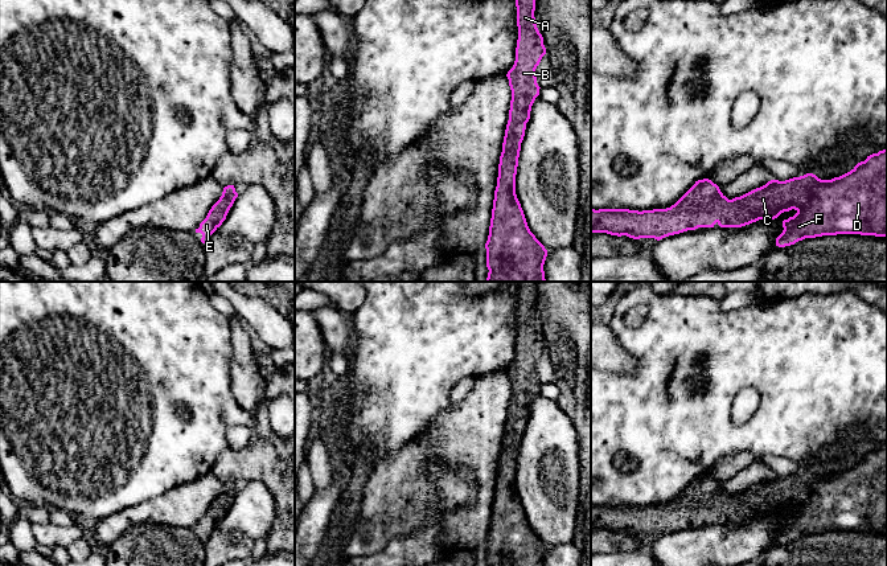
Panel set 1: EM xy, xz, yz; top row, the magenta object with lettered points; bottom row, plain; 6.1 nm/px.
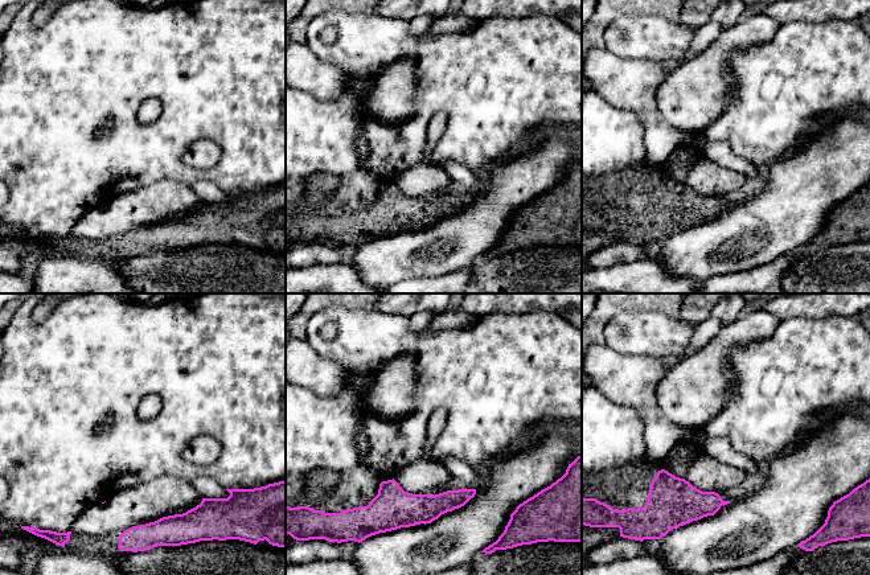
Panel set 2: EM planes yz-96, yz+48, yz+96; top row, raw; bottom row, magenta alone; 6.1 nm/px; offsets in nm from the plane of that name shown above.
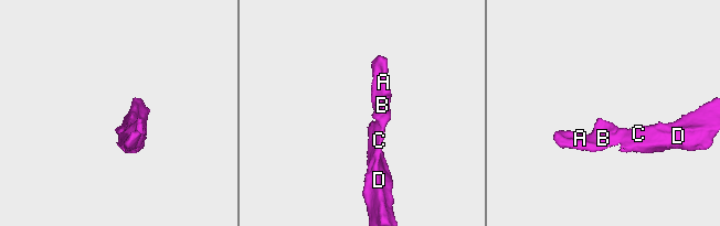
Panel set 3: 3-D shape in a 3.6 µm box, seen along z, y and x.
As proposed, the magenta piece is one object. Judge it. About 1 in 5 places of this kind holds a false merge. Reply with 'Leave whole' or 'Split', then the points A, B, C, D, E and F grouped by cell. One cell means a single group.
Leave whole. Groups: A B C D E F

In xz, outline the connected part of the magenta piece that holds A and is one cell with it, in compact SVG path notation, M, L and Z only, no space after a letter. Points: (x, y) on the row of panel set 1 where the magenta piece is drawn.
M516 0L516 7L518 40L514 65L506 74L512 101L485 243L486 282L546 282L543 264L547 250L530 231L516 194L521 143L541 89L535 69L546 48L535 24L535 0Z

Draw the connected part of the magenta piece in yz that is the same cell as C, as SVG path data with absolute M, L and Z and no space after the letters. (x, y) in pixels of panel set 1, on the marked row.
M883 149L883 151L879 151L878 153L872 153L870 156L867 156L867 159L865 161L858 163L850 172L847 172L839 177L834 177L831 180L821 180L813 173L806 173L804 176L793 177L793 179L789 179L785 181L771 180L760 188L756 188L756 189L740 196L740 197L735 197L732 200L728 200L720 192L720 189L716 184L714 184L709 179L703 179L703 180L695 181L695 184L674 205L672 205L670 208L666 208L666 209L653 209L653 210L642 210L642 212L629 210L629 209L599 209L599 210L591 209L591 233L607 233L607 234L617 235L617 237L627 235L627 237L633 238L633 239L654 238L654 239L660 241L665 237L679 234L679 233L683 233L687 230L695 230L698 227L714 227L715 223L718 223L720 227L742 227L742 226L750 225L752 222L756 222L759 220L764 220L764 218L775 220L781 213L789 212L792 209L794 209L797 213L793 217L789 217L788 220L783 221L784 230L776 238L776 246L779 246L779 247L794 245L796 242L802 241L805 238L816 238L816 237L822 237L822 235L861 234L861 235L887 237L887 149Z

